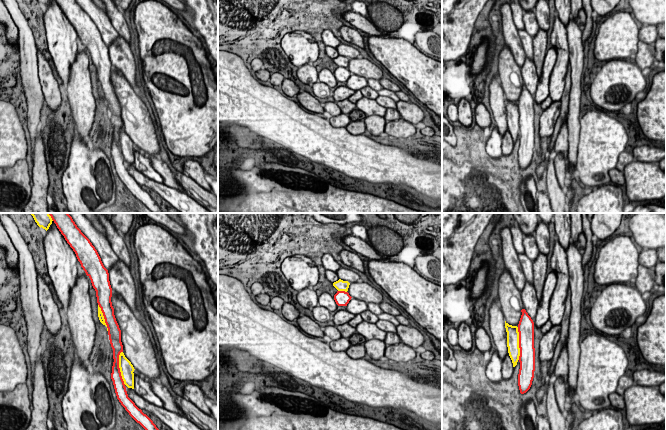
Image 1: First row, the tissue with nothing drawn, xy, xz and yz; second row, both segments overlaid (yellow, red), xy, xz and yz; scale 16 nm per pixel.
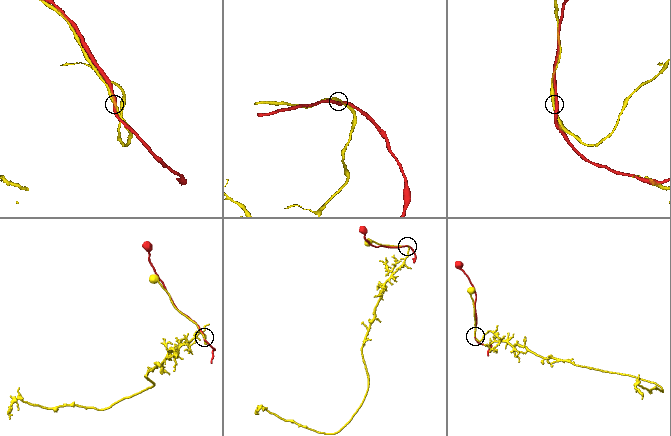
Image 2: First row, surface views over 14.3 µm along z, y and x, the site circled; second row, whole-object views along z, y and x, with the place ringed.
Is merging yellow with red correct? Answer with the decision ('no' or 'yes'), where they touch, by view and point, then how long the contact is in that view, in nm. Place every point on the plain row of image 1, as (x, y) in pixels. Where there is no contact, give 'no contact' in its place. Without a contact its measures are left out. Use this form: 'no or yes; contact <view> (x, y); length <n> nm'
no; contact xy (119, 143); length 550 nm

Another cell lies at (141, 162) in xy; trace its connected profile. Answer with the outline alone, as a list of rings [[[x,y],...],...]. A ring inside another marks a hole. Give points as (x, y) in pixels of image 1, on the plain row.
[[[134,151],[134,166],[147,178],[157,183],[164,183],[162,176],[154,170],[151,161],[143,153]]]

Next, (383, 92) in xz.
[[[381,89],[379,91],[377,91],[379,96],[386,96],[386,97],[390,97],[391,99],[393,99],[395,102],[400,101],[399,97],[396,95],[396,93],[394,91],[391,91],[389,89]]]

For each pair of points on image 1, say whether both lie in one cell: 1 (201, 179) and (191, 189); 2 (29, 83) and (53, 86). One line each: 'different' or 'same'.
1: different
2: different

